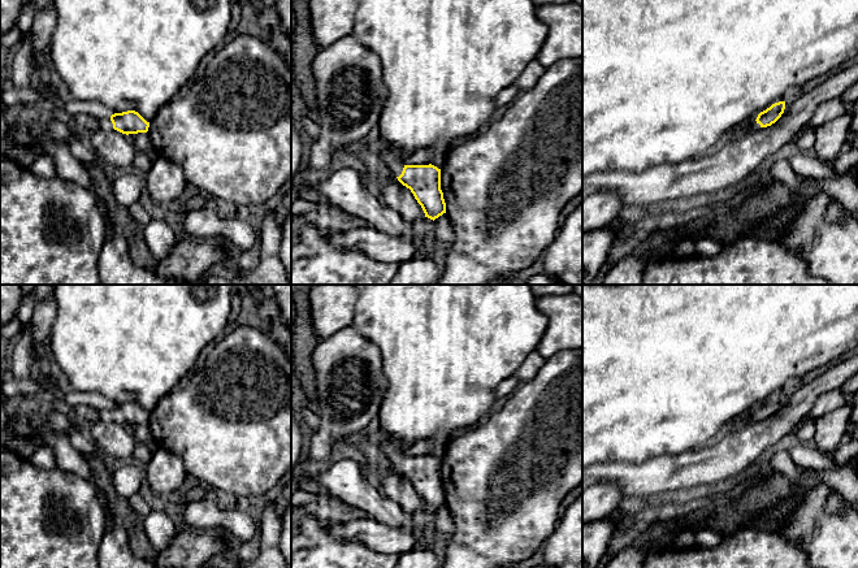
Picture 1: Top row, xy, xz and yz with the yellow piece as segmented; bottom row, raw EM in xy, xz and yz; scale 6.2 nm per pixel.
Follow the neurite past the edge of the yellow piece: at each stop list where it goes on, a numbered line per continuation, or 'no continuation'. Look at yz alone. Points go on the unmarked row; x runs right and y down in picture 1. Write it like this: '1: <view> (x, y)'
1: yz (748, 419)

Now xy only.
1: xy (105, 415)

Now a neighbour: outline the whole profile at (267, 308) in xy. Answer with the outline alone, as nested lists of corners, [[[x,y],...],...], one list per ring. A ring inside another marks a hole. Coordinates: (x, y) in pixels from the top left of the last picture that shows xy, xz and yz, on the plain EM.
[[[273,294],[263,296],[257,304],[257,313],[270,325],[269,335],[283,348],[291,361],[291,330],[283,322],[280,307]]]

